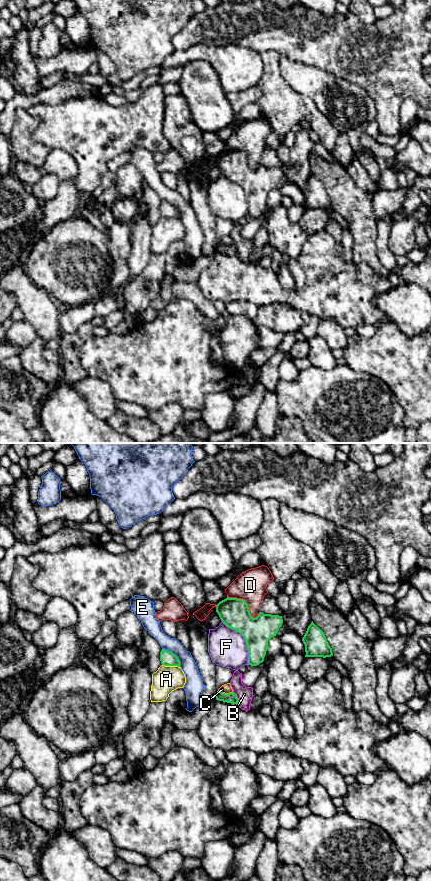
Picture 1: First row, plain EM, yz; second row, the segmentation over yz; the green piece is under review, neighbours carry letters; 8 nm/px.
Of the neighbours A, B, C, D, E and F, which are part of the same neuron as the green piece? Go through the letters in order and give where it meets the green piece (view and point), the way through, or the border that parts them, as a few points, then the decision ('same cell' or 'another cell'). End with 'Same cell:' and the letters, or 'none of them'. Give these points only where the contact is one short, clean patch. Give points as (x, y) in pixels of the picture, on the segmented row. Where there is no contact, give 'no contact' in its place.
A: contact yz (171, 665); another cell
B: contact yz (237, 698); another cell
C: contact yz (224, 693); border yz (217, 691), (232, 692); another cell
D: contact yz (246, 603); another cell
E: contact yz (174, 654); another cell
F: contact yz (244, 639); another cell
Same cell: none of them

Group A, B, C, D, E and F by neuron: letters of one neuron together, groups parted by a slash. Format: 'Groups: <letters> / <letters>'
Groups: A / B / C / D / E / F

